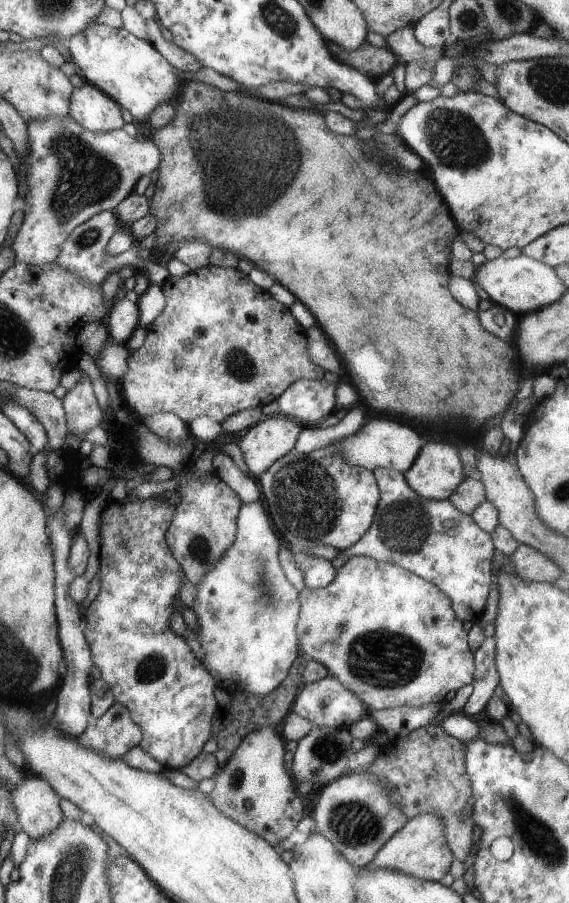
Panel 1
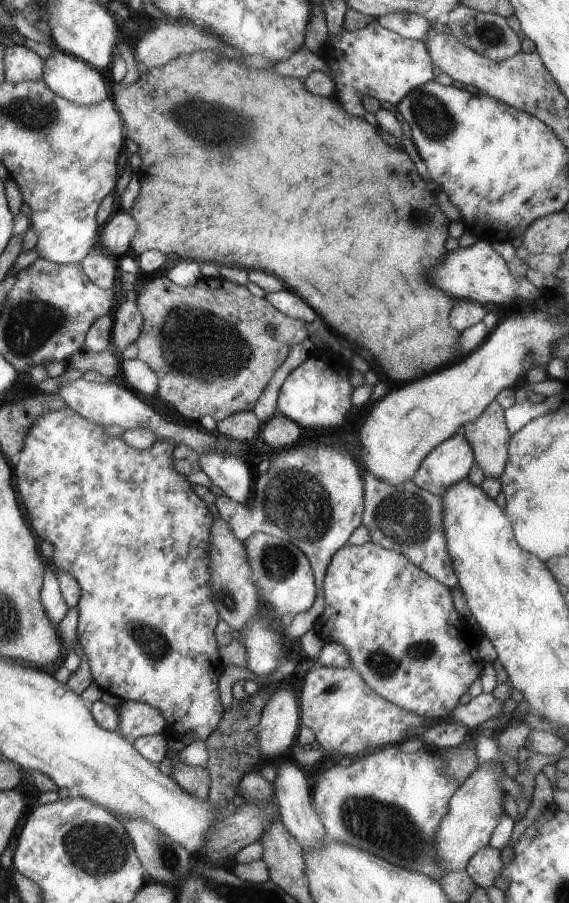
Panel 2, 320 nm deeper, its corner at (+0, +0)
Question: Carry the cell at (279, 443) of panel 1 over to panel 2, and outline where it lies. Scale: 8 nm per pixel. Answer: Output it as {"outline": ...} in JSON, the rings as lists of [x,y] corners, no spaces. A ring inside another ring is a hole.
{"outline":[[[276,414],[264,423],[260,436],[274,452],[279,452],[300,444],[302,428],[288,417]]]}

